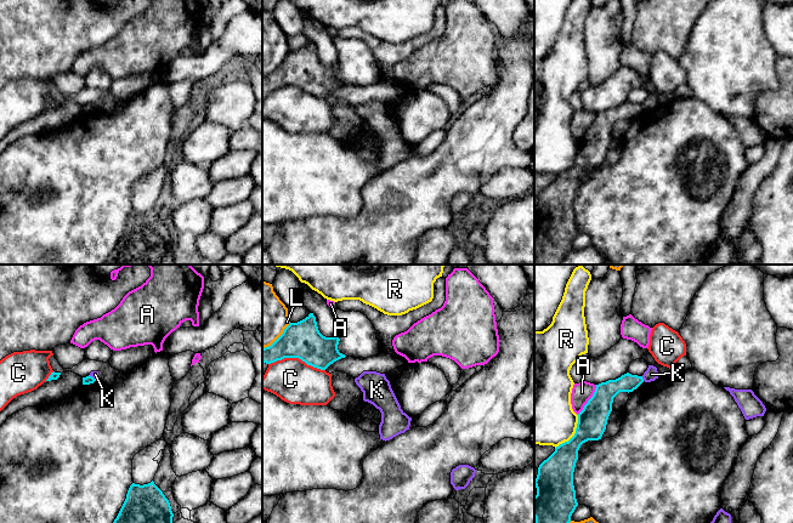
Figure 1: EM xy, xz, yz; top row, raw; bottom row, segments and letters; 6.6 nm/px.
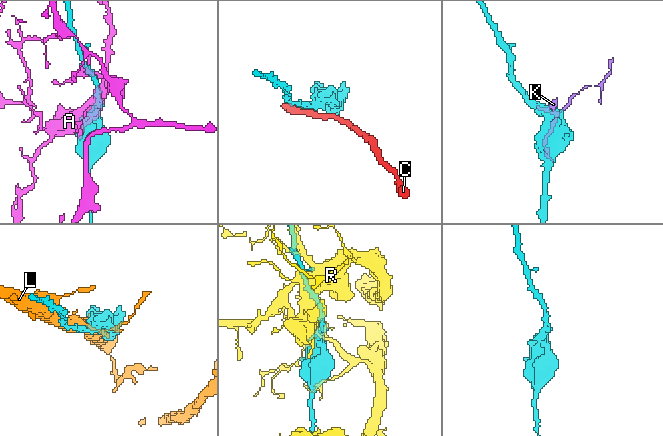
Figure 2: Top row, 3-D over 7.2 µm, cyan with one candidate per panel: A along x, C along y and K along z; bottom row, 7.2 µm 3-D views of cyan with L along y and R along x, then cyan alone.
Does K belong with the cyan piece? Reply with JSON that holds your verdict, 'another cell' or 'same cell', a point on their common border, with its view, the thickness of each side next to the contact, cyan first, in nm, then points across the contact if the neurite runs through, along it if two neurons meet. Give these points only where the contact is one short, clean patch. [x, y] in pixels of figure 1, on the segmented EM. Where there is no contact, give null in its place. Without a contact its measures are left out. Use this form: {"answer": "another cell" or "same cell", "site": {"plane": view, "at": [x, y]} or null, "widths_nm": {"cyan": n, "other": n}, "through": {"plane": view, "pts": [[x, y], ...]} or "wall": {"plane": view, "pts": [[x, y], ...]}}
{"answer": "another cell", "site": {"plane": "yz", "at": [643, 379]}, "widths_nm": {"cyan": 120, "other": 90}, "wall": {"plane": "yz", "pts": [[641, 376], [644, 380]]}}

